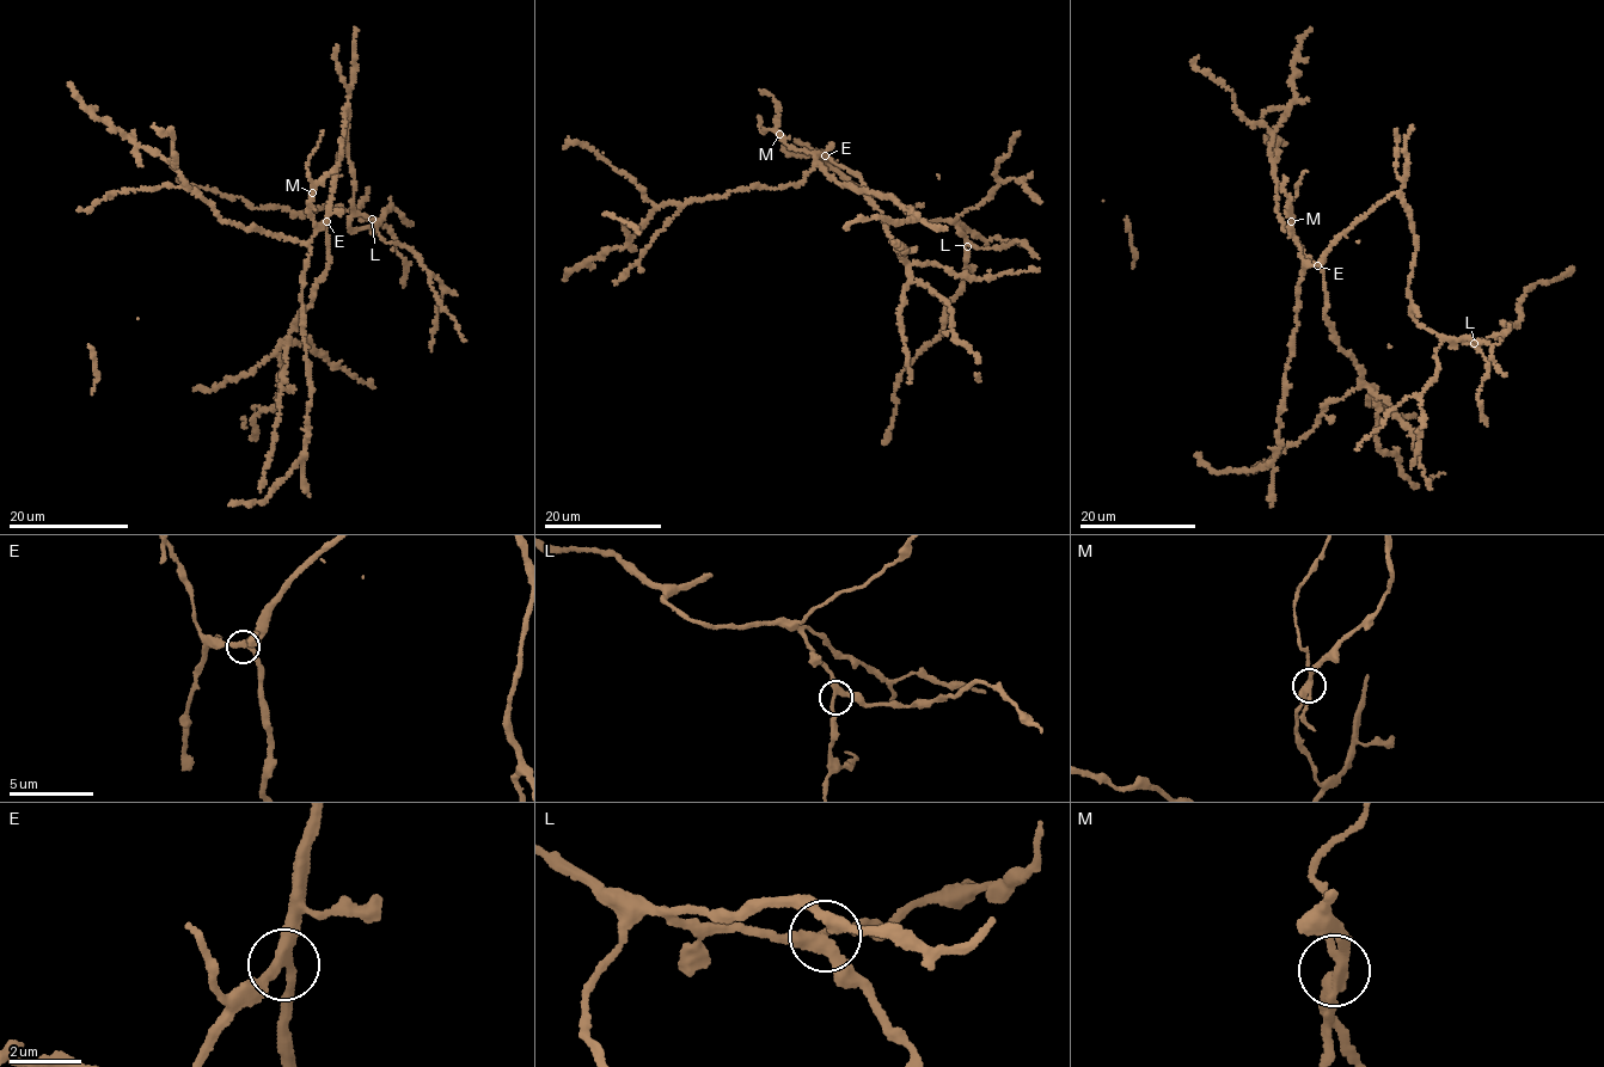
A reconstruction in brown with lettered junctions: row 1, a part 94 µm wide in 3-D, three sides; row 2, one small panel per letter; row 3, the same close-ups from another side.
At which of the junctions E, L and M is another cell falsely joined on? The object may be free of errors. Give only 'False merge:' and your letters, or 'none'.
False merge: M

